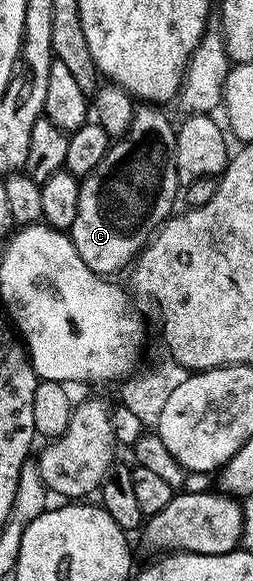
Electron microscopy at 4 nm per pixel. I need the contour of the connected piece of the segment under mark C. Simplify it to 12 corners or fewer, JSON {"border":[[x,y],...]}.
{"border":[[139,105],[82,177],[73,245],[135,262],[176,210],[176,124]]}

